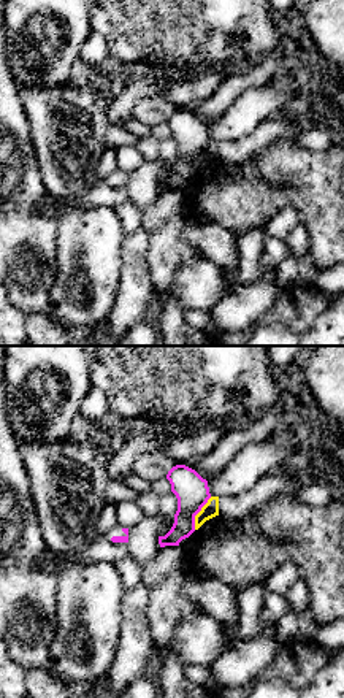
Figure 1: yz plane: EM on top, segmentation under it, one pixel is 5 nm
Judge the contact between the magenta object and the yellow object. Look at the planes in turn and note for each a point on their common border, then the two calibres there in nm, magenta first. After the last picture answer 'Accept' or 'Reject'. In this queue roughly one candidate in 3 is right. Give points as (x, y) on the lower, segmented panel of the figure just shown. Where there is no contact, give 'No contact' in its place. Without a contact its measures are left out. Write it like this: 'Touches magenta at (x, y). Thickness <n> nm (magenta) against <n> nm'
Touches magenta at (198, 511). Thickness 170 nm (magenta) against 80 nm

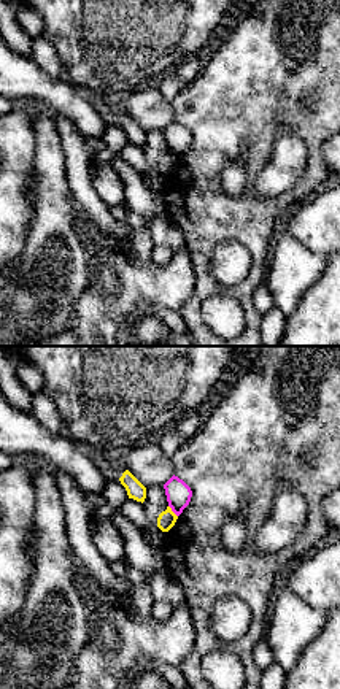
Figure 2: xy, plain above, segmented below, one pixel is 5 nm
Touches magenta at (172, 510). Thickness 130 nm (magenta) against 90 nm

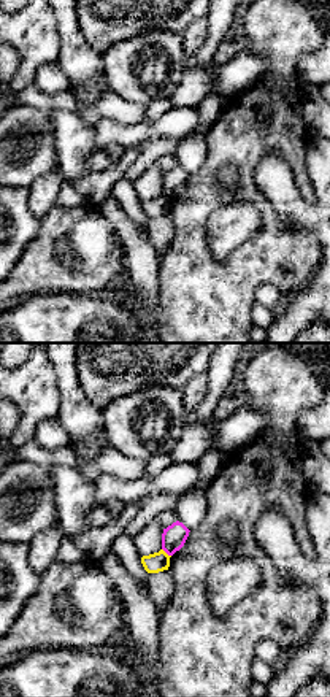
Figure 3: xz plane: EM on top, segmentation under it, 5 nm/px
Touches magenta at (167, 553). Thickness 120 nm (magenta) against 100 nm

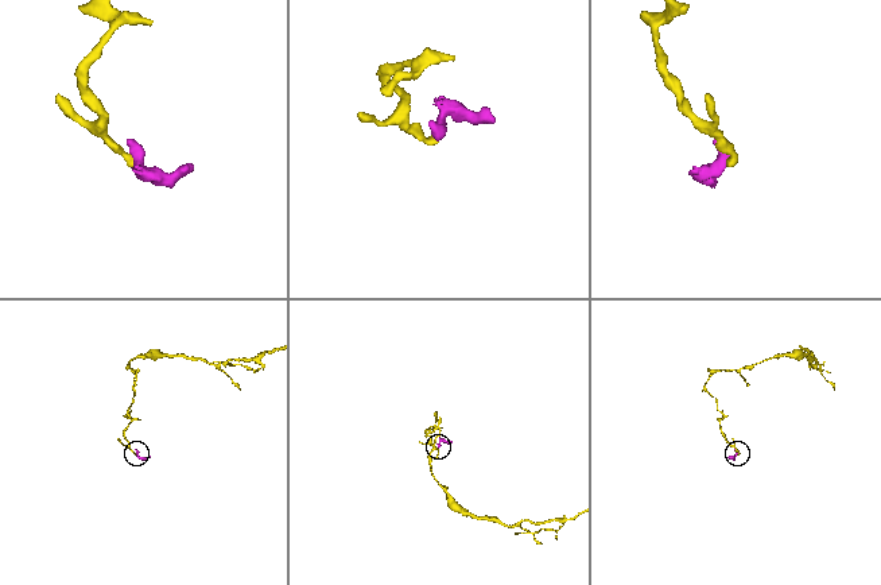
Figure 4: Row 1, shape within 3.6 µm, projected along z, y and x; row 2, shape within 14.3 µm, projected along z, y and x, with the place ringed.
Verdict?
Reject

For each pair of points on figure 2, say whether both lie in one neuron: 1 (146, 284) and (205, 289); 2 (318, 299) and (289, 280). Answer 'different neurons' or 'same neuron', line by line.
1: different neurons
2: different neurons

